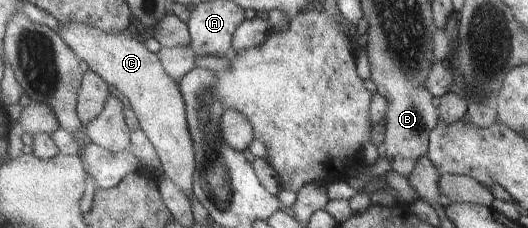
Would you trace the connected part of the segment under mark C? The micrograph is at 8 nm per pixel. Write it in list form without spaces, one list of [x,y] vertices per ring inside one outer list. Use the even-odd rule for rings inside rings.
[[[76,22],[60,24],[60,30],[60,35],[80,59],[87,63],[88,69],[98,73],[107,84],[113,85],[127,97],[139,117],[142,129],[159,153],[163,173],[182,189],[190,202],[194,201],[197,161],[189,129],[187,105],[179,84],[167,72],[159,54],[155,54],[145,43],[134,39],[127,32],[111,34]]]

